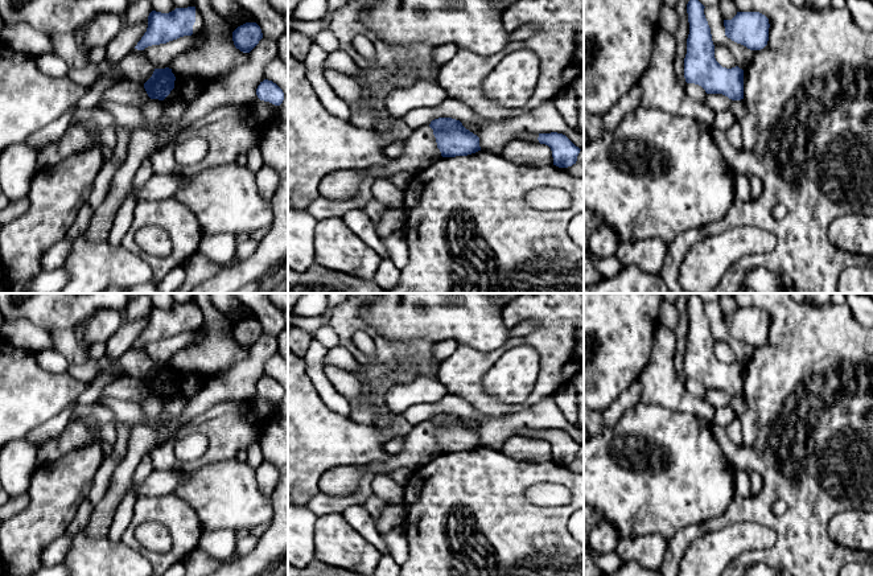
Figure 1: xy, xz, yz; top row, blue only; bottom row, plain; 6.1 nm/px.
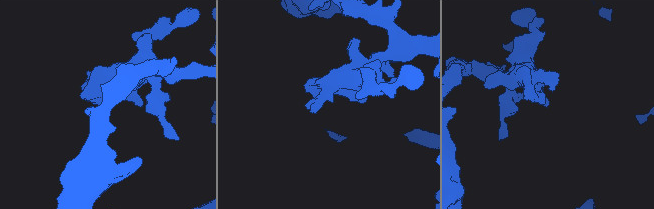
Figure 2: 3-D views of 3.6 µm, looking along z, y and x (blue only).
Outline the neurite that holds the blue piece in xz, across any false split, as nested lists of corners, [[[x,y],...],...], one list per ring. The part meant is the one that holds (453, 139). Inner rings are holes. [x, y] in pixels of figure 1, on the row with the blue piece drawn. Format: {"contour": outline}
{"contour": [[[438,118],[432,120],[429,127],[442,157],[468,156],[481,151],[479,137],[466,129],[460,120]]]}

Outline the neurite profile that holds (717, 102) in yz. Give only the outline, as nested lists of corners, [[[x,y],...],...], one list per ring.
[[[707,94],[704,100],[715,112],[729,110],[732,106],[732,99],[722,94]]]

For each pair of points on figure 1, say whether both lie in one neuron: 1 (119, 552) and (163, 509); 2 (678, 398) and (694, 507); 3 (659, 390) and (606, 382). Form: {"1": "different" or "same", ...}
{"1": "different", "2": "different", "3": "different"}

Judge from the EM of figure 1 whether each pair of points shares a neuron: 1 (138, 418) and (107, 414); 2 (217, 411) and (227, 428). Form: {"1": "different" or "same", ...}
{"1": "different", "2": "different"}

